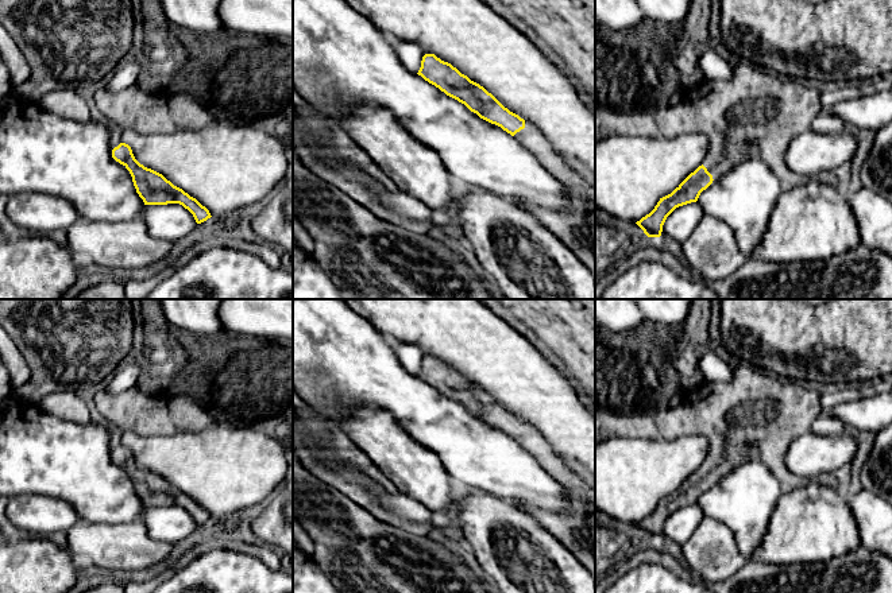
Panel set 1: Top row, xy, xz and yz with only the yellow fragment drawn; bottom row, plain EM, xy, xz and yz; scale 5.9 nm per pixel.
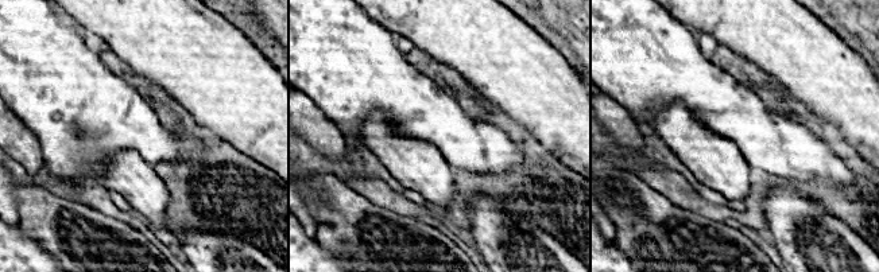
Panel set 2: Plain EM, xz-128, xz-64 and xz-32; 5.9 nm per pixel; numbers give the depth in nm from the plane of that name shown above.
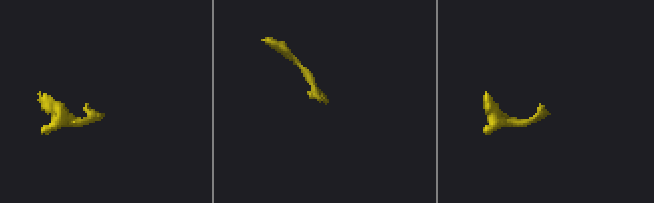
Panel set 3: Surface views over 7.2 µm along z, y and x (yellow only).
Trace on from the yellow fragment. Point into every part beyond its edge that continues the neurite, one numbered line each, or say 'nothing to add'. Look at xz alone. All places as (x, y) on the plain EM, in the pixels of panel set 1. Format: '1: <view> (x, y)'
1: xz (575, 528)

